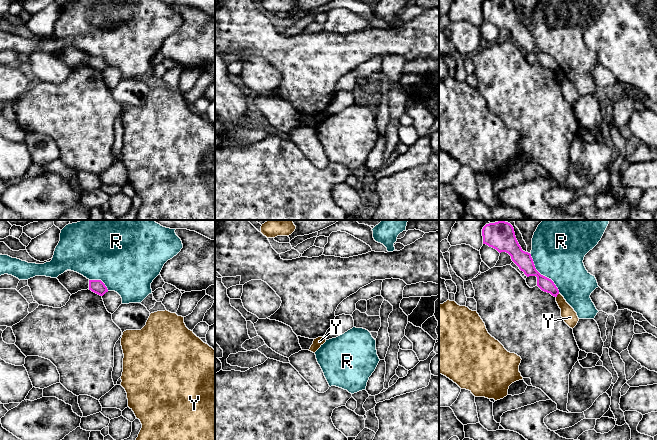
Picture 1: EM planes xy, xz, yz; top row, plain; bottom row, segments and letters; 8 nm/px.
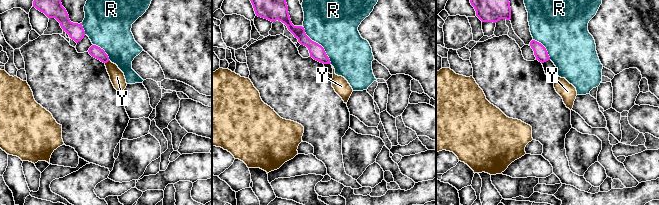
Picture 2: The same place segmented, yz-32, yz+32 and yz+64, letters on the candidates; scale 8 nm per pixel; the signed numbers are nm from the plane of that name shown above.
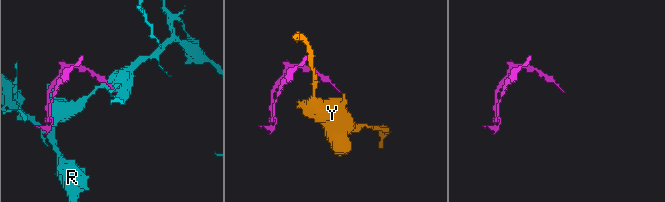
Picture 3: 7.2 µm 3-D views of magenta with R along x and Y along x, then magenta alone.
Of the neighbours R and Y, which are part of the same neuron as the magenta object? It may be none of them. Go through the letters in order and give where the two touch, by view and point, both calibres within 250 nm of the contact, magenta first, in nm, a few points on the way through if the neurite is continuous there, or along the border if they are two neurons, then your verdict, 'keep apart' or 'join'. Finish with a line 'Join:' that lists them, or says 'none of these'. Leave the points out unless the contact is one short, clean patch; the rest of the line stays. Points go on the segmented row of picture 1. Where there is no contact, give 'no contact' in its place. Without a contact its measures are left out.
R: contact yz (542, 275); calibres 140 and 440 nm; border yz (529, 253), (534, 267), (541, 274), (548, 277), (559, 292); keep apart
Y: contact yz (557, 294); calibres 110 and 120 nm; border yz (559, 293), (556, 297); keep apart
Join: none of these

